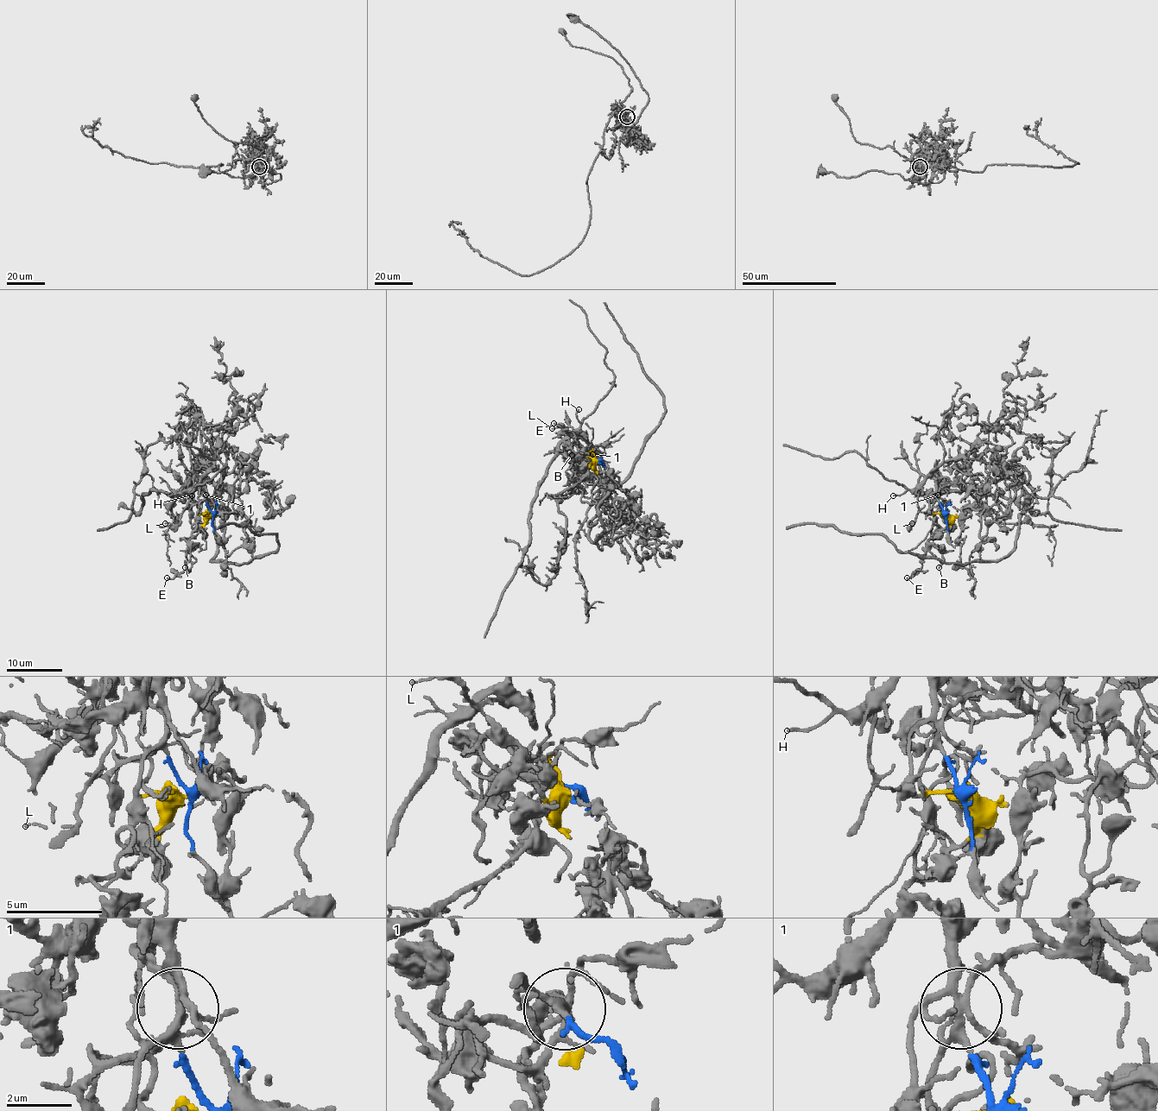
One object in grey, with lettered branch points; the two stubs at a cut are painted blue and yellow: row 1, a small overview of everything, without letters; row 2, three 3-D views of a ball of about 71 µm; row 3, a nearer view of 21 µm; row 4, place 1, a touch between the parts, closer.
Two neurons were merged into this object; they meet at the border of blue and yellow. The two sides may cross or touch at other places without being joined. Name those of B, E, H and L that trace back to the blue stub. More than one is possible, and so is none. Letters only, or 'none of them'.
H, L

